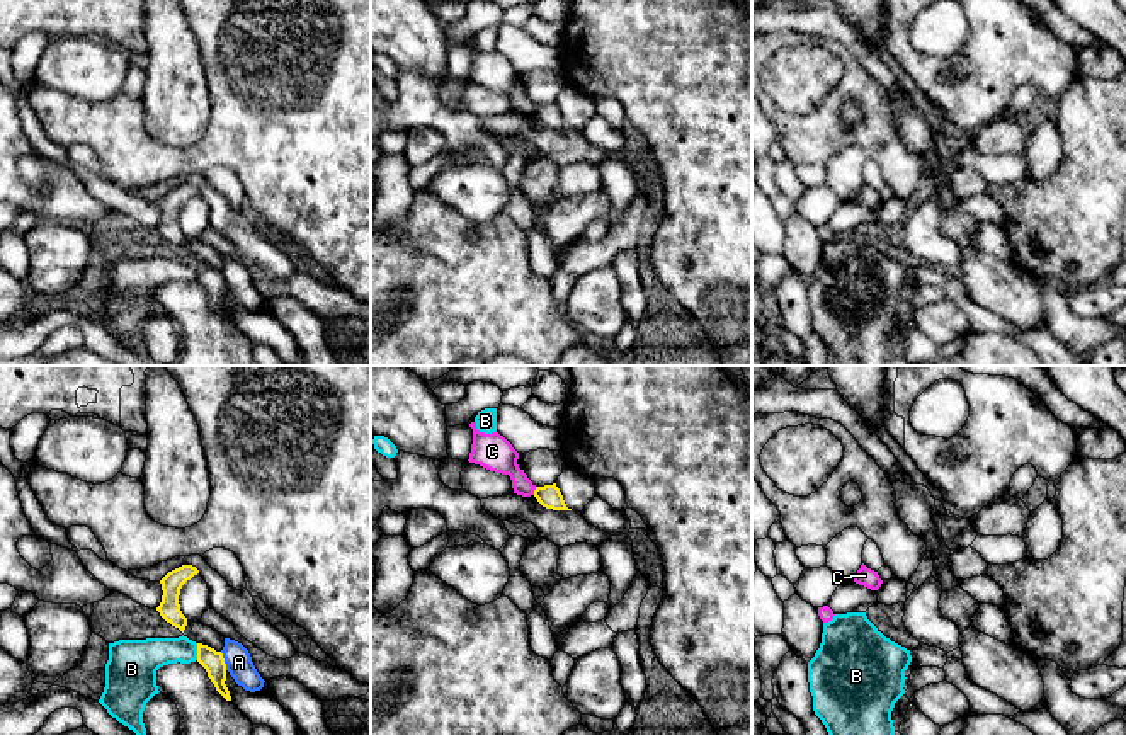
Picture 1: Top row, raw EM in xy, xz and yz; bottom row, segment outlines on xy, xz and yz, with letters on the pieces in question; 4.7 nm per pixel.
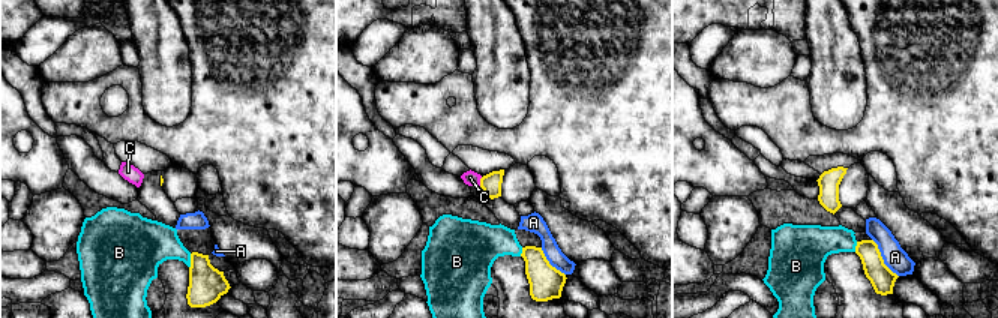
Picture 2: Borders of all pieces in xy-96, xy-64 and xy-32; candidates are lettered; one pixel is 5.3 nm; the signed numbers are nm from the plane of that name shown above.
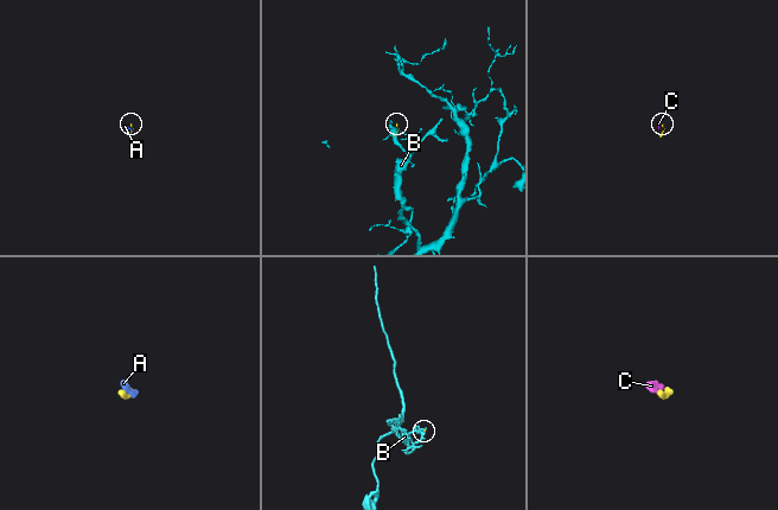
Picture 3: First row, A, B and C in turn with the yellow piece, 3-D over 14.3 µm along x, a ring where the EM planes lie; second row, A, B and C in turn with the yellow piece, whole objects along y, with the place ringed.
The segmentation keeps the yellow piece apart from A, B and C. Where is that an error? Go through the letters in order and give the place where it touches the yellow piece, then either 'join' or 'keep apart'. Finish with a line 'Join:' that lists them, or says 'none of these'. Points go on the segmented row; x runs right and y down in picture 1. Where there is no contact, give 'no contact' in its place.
A: contact xy (223, 660); keep apart
B: contact xy (198, 652); keep apart
C: contact xz (534, 490); keep apart
Join: none of these

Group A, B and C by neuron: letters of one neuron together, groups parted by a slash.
A C / B

